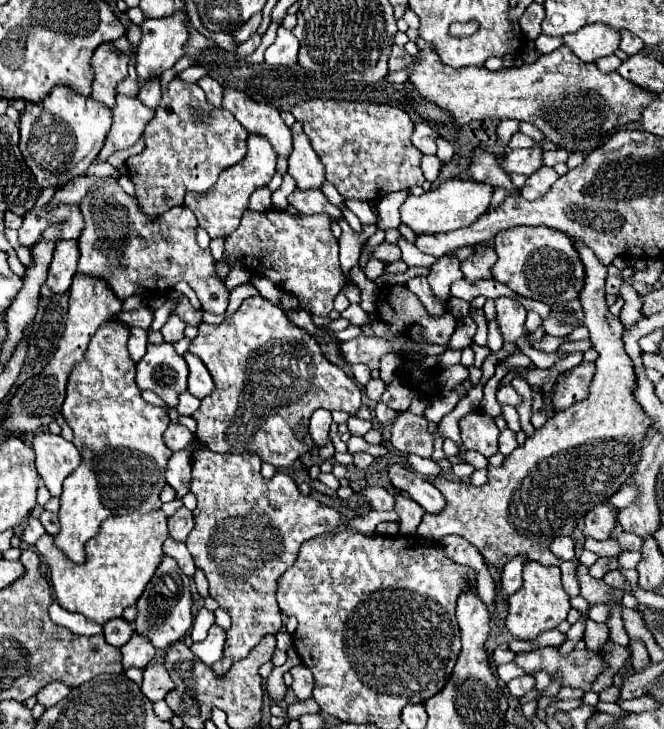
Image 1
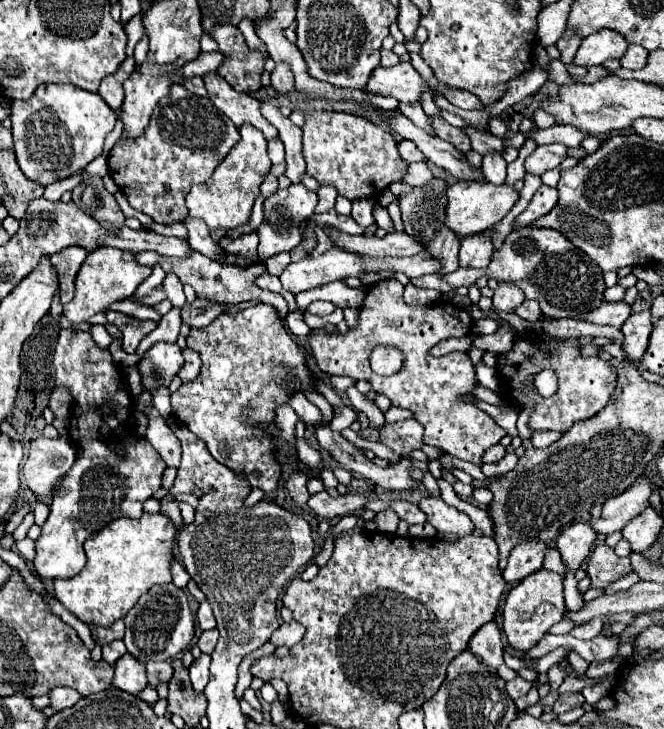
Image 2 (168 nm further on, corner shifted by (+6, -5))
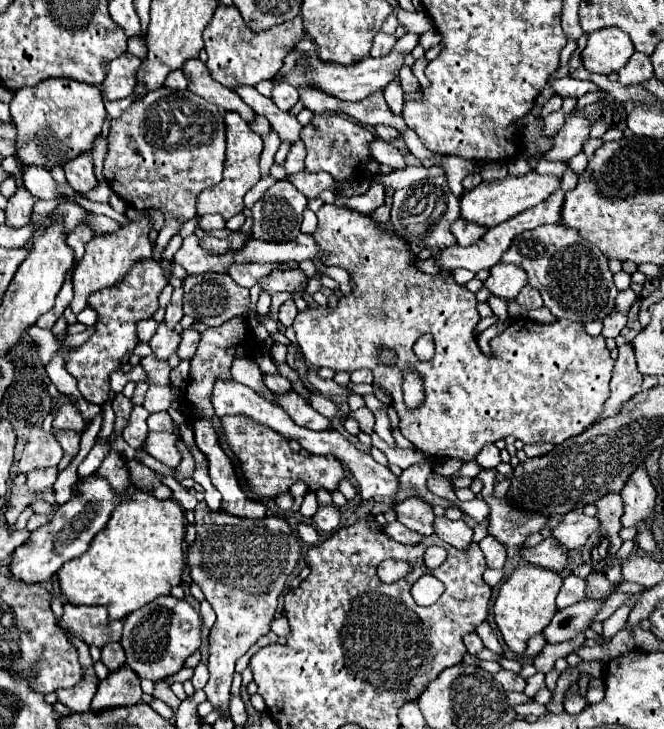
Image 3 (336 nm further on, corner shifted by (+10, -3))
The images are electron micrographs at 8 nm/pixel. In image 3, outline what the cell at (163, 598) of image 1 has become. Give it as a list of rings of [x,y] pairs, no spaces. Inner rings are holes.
[[[172,595],[158,597],[150,605],[130,613],[124,619],[122,647],[126,651],[126,665],[140,677],[150,681],[162,681],[176,675],[184,661],[200,647],[202,639],[202,621],[198,611],[194,611],[186,601],[180,601]]]

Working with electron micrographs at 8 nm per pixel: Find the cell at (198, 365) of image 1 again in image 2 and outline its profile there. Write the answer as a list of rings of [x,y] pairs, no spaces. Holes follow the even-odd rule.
[[[184,349],[184,367],[180,369],[180,373],[178,373],[178,377],[182,379],[182,383],[188,383],[188,381],[194,381],[194,379],[198,379],[198,375],[200,375],[200,357],[198,357],[198,353],[196,351],[192,351],[192,349]]]

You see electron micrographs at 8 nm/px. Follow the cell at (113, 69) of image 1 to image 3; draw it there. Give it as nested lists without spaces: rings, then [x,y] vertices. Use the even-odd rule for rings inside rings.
[[[124,53],[116,61],[110,61],[106,79],[102,83],[104,97],[108,101],[118,101],[132,95],[132,89],[136,87],[136,69],[140,69],[140,59],[130,53]]]

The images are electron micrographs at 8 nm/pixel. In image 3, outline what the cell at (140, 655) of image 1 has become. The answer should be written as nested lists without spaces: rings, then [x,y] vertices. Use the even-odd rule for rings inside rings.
[[[122,667],[116,673],[110,673],[108,679],[100,681],[98,693],[92,699],[92,713],[100,713],[112,707],[130,707],[136,705],[142,697],[140,677],[132,673],[132,669]]]

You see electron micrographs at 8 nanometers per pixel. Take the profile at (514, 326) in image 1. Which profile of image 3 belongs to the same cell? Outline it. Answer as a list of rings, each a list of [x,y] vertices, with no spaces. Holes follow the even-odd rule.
[[[496,263],[490,269],[490,277],[484,283],[486,289],[492,291],[492,295],[500,295],[506,299],[512,299],[518,295],[518,291],[528,283],[528,277],[518,265],[504,265]]]

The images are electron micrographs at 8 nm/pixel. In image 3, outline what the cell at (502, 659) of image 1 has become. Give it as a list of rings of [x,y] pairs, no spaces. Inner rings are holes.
[[[468,633],[468,635],[464,637],[464,645],[466,645],[466,649],[468,649],[470,655],[476,655],[476,653],[484,647],[482,641],[480,641],[480,637],[478,637],[476,633]]]

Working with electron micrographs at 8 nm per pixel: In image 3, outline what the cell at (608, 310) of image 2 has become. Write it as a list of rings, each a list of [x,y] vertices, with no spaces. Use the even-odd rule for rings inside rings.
[[[626,289],[626,291],[620,291],[618,297],[616,297],[616,311],[628,311],[632,307],[632,303],[636,301],[636,293],[632,289]]]

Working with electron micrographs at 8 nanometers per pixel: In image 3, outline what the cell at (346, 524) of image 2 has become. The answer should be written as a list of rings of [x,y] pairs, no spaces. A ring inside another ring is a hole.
[[[408,497],[396,503],[396,515],[398,521],[406,525],[410,531],[416,531],[424,537],[434,535],[434,513],[426,501],[418,497]]]

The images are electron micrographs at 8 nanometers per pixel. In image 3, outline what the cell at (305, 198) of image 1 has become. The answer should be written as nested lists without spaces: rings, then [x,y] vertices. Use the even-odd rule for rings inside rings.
[[[288,179],[278,181],[252,207],[254,239],[272,243],[294,241],[296,235],[300,233],[304,209],[306,209],[306,197]]]

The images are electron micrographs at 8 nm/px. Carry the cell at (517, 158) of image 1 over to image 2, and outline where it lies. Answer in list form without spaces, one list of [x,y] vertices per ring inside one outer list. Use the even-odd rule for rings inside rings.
[[[552,143],[552,145],[538,145],[524,161],[526,173],[542,175],[548,169],[554,169],[560,165],[560,161],[566,157],[566,145]]]

